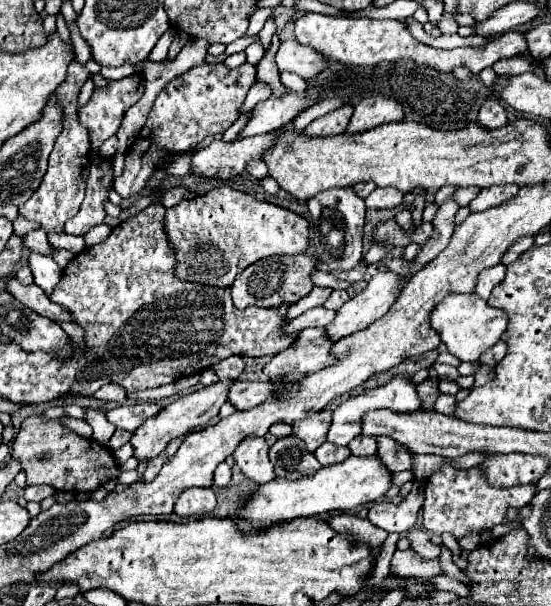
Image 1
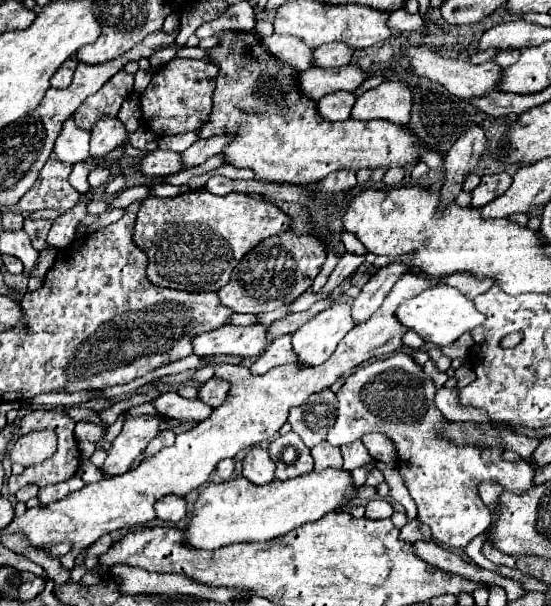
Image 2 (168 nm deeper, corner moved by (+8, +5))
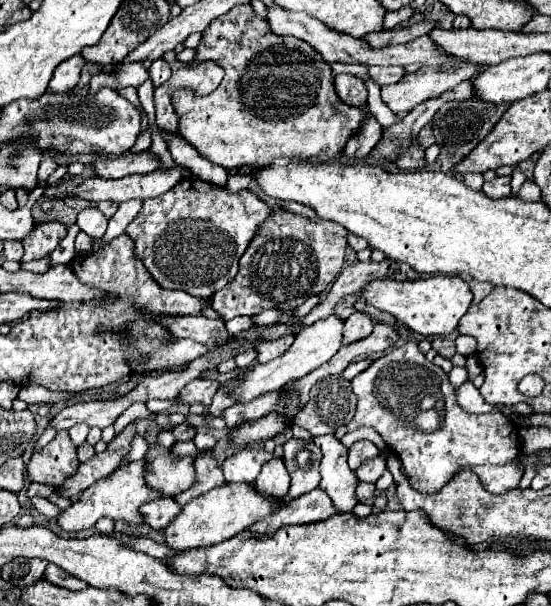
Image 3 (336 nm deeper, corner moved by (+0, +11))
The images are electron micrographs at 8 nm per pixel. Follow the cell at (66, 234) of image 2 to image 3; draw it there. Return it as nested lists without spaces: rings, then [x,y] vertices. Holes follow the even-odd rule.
[[[44,222],[40,226],[34,226],[32,232],[22,240],[24,244],[22,262],[48,258],[64,236],[66,236],[66,226],[60,222]]]

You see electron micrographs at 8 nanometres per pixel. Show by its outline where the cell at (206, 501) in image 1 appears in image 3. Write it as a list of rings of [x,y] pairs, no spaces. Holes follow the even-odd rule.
[[[158,498],[152,500],[150,504],[144,504],[138,514],[144,518],[144,524],[148,524],[154,530],[162,530],[166,528],[166,524],[170,524],[170,520],[174,520],[174,516],[178,516],[180,512],[180,504],[174,498]]]

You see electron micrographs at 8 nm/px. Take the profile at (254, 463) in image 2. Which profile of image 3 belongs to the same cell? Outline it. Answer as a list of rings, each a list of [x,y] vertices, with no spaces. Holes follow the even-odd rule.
[[[270,460],[270,464],[262,468],[262,472],[254,482],[258,494],[266,496],[274,504],[282,504],[288,500],[288,486],[290,486],[290,476],[282,460]]]

